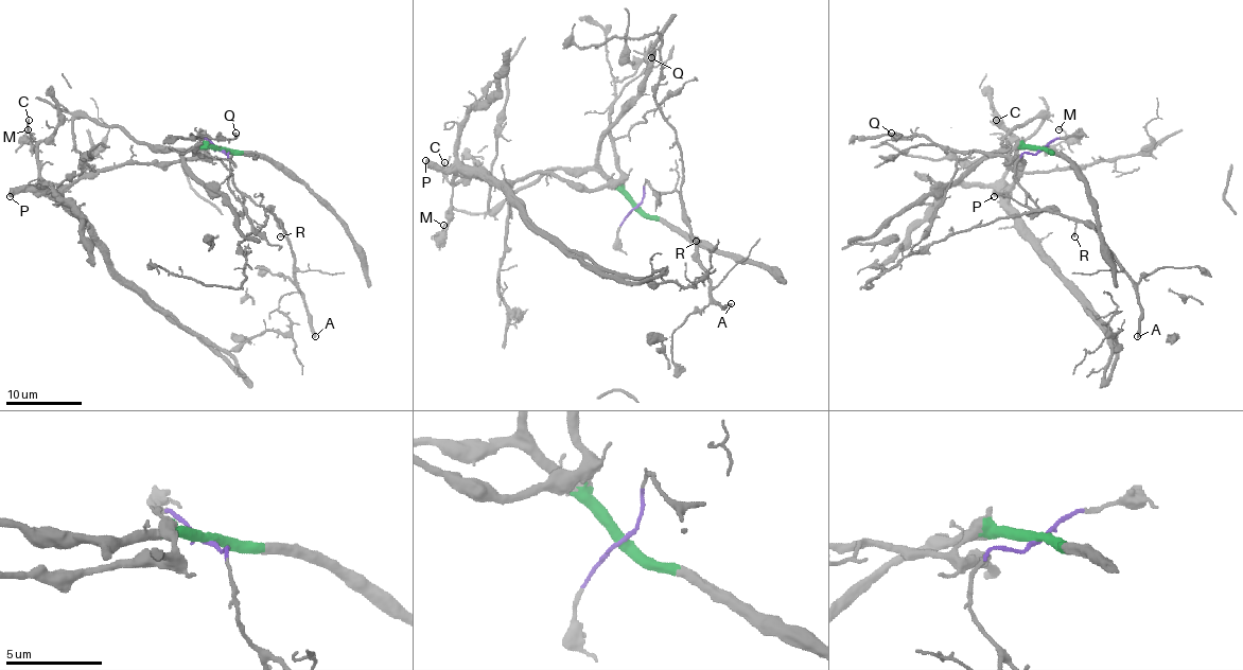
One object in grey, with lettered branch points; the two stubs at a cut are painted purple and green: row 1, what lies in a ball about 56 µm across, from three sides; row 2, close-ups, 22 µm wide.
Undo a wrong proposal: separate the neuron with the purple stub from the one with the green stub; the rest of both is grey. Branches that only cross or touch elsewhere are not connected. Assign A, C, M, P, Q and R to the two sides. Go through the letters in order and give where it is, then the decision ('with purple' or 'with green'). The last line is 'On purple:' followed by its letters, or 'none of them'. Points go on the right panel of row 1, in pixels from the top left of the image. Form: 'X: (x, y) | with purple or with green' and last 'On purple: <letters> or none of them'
A: (1137, 336) | with purple
C: (996, 120) | with green
M: (1058, 129) | with green
P: (994, 196) | with green
Q: (891, 133) | with green
R: (1074, 236) | with purple
On purple: A, R

